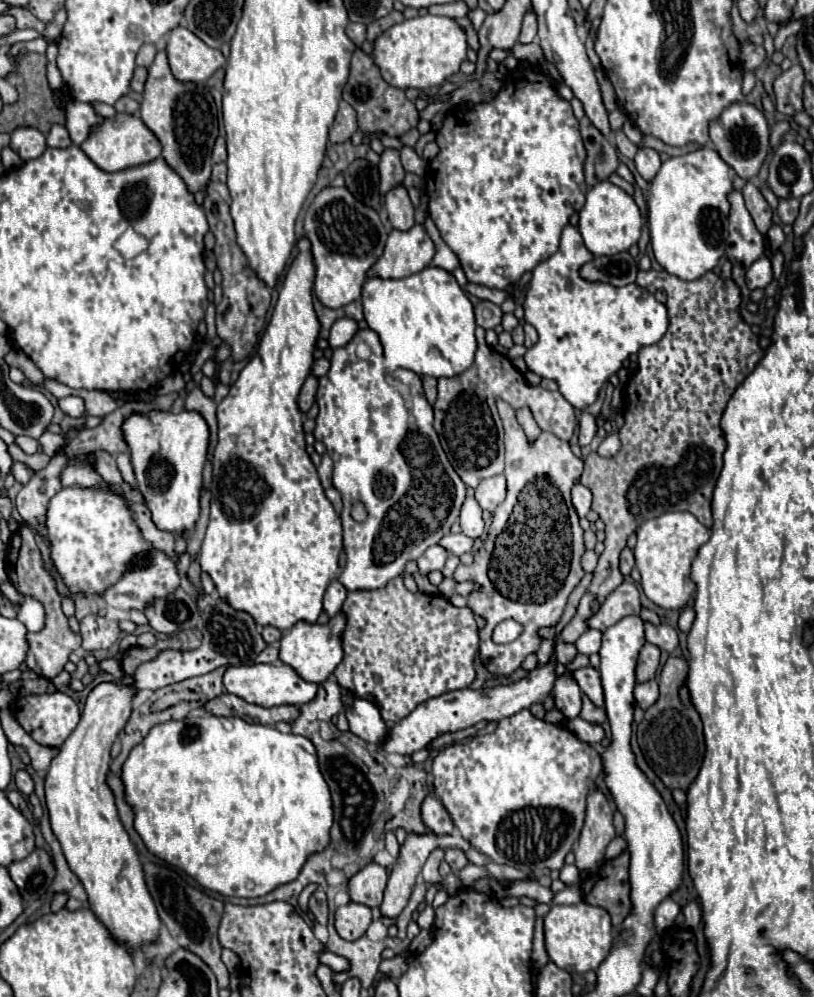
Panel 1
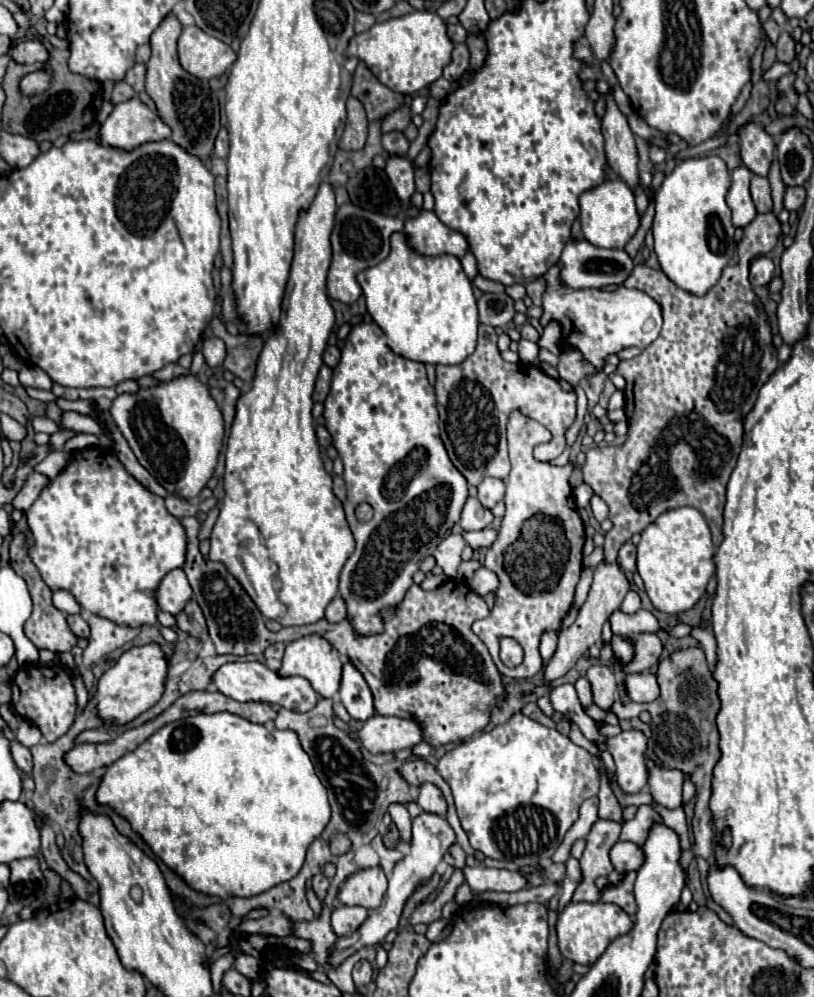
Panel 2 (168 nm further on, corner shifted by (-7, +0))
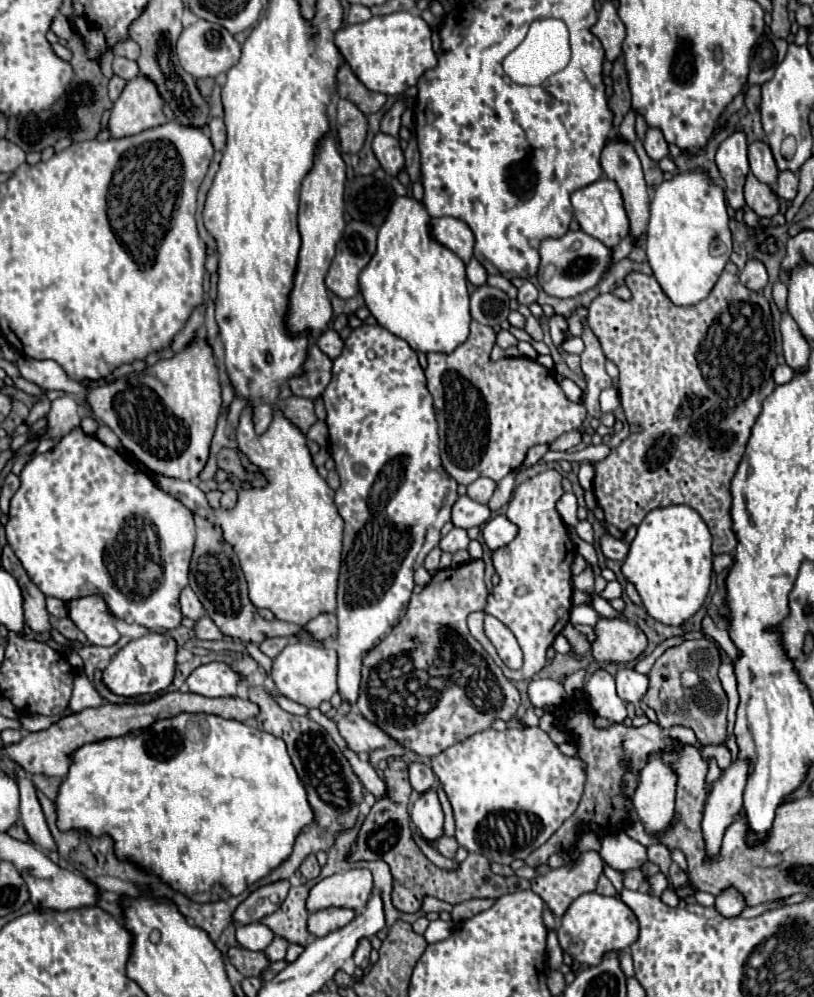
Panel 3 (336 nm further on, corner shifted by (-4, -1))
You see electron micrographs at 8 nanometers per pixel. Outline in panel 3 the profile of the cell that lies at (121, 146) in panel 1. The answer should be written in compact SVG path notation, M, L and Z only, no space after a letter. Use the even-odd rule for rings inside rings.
M139 73L125 85L121 97L113 103L109 131L113 137L129 137L163 125L167 123L163 105L165 101L159 95L155 83Z

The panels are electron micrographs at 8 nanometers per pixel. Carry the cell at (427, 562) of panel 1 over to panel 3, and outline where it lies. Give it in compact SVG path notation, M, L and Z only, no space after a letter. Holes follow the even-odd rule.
M453 527L439 543L439 547L447 553L455 553L459 549L467 549L469 545L469 537L467 537L467 531L461 529L461 527Z

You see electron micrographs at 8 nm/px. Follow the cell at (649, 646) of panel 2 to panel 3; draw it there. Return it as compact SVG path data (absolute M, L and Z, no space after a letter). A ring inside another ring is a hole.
M599 617L593 629L597 639L591 643L591 655L597 661L631 663L647 647L645 635L633 623L623 621L619 617L615 619Z

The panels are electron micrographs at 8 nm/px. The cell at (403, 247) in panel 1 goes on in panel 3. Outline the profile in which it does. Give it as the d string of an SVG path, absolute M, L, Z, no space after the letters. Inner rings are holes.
M439 217L439 219L433 219L431 225L433 225L433 237L441 245L457 253L463 259L463 263L471 261L475 237L465 221L455 219L455 217Z

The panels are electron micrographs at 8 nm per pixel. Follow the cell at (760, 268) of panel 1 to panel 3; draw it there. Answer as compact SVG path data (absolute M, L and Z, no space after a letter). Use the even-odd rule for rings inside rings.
M747 261L745 269L741 271L743 285L751 291L761 291L767 285L767 271L761 261Z

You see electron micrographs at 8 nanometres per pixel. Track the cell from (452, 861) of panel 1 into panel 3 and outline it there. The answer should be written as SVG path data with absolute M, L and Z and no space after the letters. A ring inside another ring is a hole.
M439 837L439 839L435 839L435 843L431 843L431 847L433 849L437 849L443 857L449 857L449 859L453 859L455 857L455 851L457 851L457 841L453 839L453 837Z

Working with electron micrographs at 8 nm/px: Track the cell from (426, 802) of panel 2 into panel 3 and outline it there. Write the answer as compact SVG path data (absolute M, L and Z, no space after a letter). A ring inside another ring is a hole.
M411 763L409 765L409 779L411 779L411 787L417 793L423 793L427 789L431 789L435 785L435 775L431 771L431 767L423 765L423 763Z

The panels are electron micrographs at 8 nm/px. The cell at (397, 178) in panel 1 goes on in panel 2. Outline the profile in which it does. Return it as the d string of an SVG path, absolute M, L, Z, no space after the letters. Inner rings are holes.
M390 132L382 136L382 146L388 156L406 156L410 144L402 132Z

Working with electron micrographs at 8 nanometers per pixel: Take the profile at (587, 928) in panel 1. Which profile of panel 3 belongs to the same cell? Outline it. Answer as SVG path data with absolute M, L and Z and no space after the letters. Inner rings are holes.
M595 891L583 893L569 905L557 931L561 949L585 965L599 965L603 961L603 955L609 951L625 951L631 947L631 943L635 943L637 935L639 923L635 919L635 913L621 899L599 895Z

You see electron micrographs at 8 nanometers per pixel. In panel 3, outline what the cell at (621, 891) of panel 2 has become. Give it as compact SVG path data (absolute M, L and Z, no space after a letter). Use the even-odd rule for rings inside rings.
M631 869L631 871L625 871L625 887L627 889L633 889L633 891L637 891L637 889L643 889L643 883L645 883L645 875L643 875L643 871L641 869Z

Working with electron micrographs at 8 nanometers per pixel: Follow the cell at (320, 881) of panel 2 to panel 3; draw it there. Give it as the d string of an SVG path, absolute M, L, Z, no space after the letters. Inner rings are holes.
M309 855L309 857L301 863L299 871L301 871L301 875L303 875L305 879L315 879L315 877L319 875L319 871L321 871L321 865L317 863L317 857L315 857L315 855Z

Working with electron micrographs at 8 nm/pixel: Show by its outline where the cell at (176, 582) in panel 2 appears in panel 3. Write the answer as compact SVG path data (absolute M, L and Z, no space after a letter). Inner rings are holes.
M185 587L185 589L181 591L181 611L183 611L183 615L189 617L189 619L199 619L199 617L205 615L203 605L199 603L199 599L197 599L197 595L193 593L191 587Z

